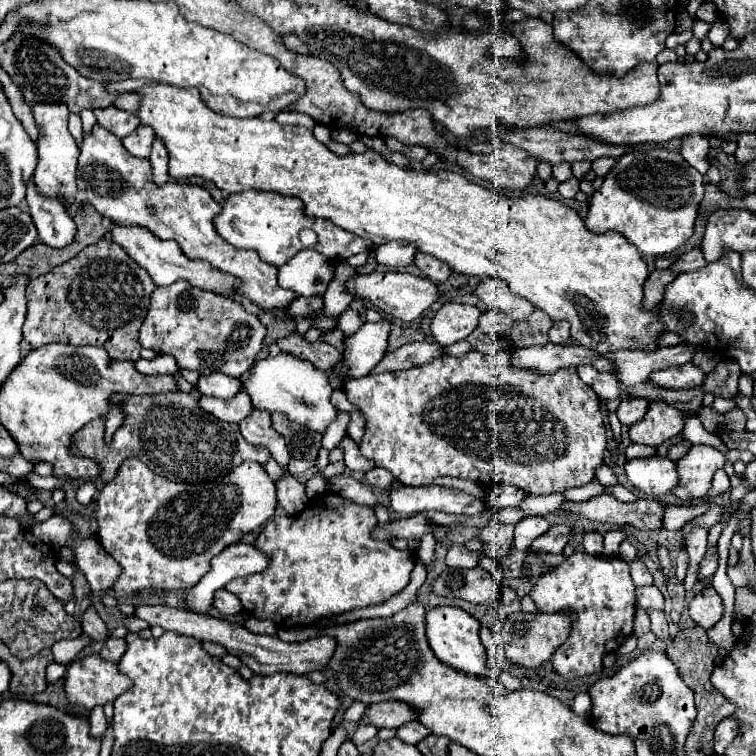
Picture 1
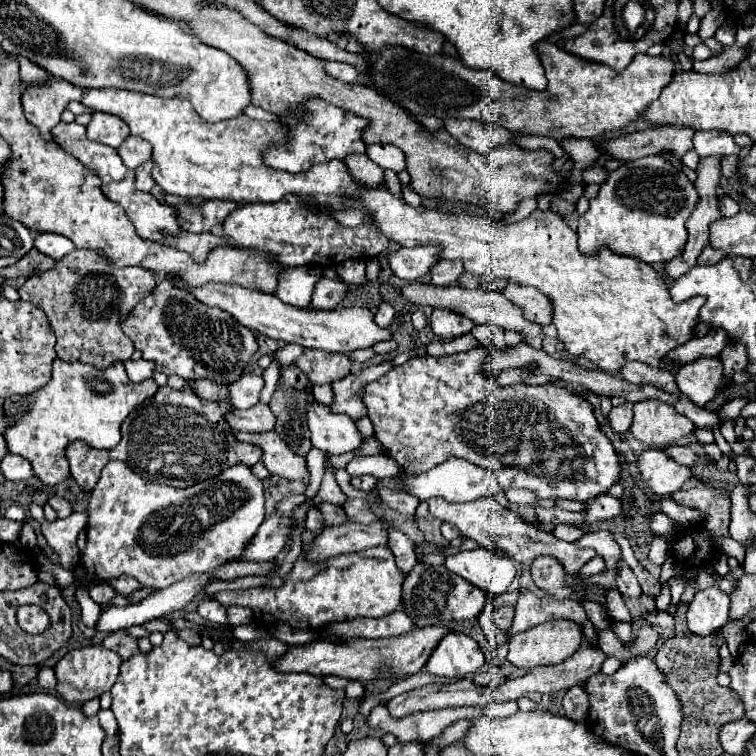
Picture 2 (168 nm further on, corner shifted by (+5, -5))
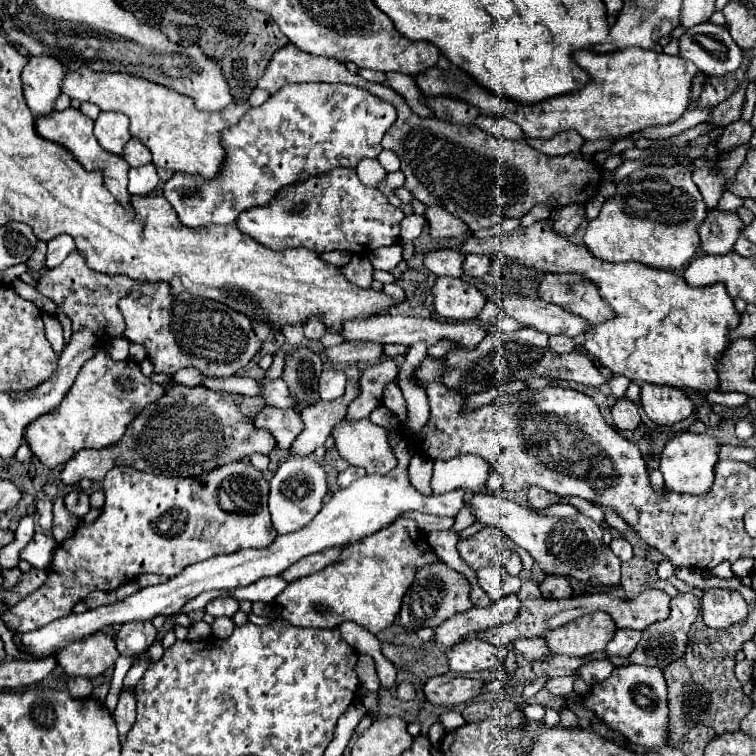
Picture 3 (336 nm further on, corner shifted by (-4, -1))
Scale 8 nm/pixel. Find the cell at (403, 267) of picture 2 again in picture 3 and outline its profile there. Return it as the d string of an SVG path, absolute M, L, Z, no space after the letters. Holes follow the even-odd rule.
M439 250L431 252L425 258L425 266L437 274L437 276L451 276L451 278L461 278L463 276L463 260L465 256L455 250Z

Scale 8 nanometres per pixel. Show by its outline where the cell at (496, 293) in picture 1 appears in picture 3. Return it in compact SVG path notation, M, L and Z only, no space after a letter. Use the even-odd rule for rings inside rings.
M547 274L539 286L539 298L563 306L565 310L575 310L575 314L595 324L615 318L611 306L601 298L599 288L579 274Z

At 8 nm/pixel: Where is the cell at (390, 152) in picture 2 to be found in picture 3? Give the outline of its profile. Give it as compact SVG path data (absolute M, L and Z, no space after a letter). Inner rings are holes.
M383 150L381 154L379 154L379 164L387 170L387 172L395 172L395 170L399 170L399 158L397 158L397 154L395 152L391 152L391 150Z

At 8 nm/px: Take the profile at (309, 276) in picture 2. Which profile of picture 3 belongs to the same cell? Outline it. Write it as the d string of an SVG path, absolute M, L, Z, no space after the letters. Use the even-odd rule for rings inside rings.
M321 318L309 319L303 324L303 330L305 337L310 340L320 340L327 331Z

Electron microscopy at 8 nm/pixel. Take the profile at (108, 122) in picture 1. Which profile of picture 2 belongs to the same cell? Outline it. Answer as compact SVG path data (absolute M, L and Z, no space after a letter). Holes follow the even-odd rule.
M94 112L88 128L88 138L112 148L118 148L128 138L128 126L124 120L120 120L114 114L106 112Z

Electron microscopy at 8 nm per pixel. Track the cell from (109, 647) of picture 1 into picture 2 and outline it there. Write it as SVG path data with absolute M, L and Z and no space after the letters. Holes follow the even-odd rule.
M112 632L112 634L108 634L108 636L104 638L102 646L108 648L108 650L118 652L122 660L126 660L126 658L130 658L132 654L138 652L138 642L136 642L136 638L128 636L126 632Z

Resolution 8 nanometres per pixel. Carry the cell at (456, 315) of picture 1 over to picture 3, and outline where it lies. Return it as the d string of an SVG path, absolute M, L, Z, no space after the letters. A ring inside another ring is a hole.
M441 276L437 278L435 286L431 288L433 292L433 304L435 312L443 320L451 322L467 322L477 318L477 314L485 306L485 296L469 282L457 278L447 278Z

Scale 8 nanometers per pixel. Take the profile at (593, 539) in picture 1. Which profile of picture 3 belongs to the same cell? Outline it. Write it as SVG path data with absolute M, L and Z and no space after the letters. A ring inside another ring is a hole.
M473 494L469 500L477 522L503 530L517 546L525 548L545 574L565 576L569 580L591 584L591 586L615 586L619 584L621 560L603 544L603 530L585 514L571 518L539 516L527 506L515 504L493 494Z

